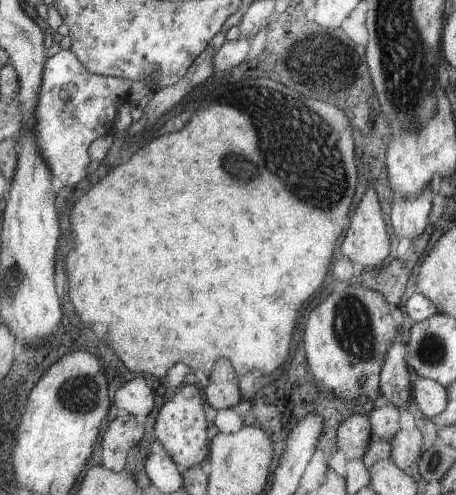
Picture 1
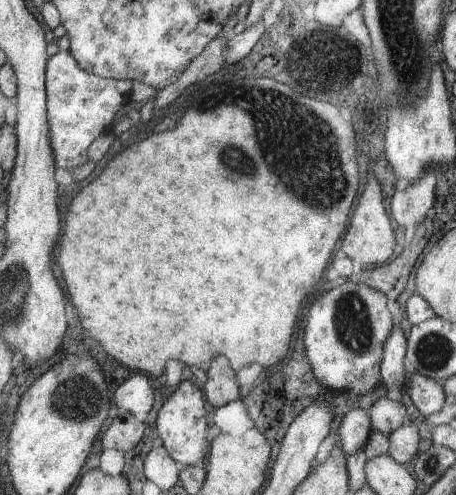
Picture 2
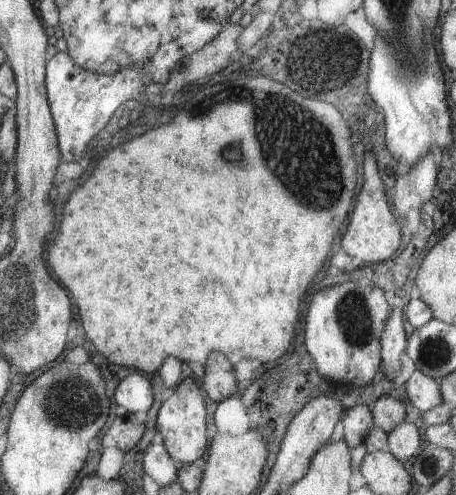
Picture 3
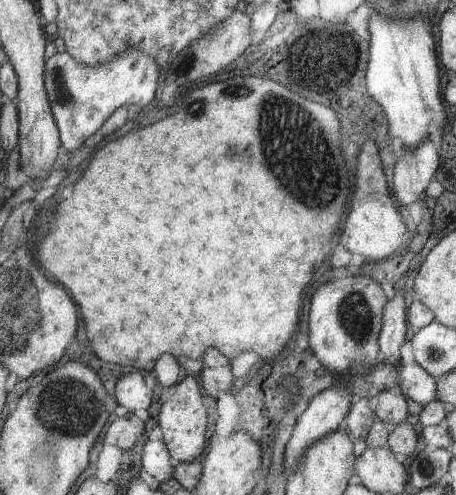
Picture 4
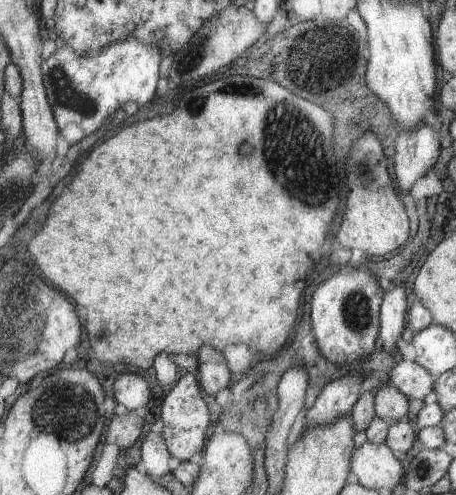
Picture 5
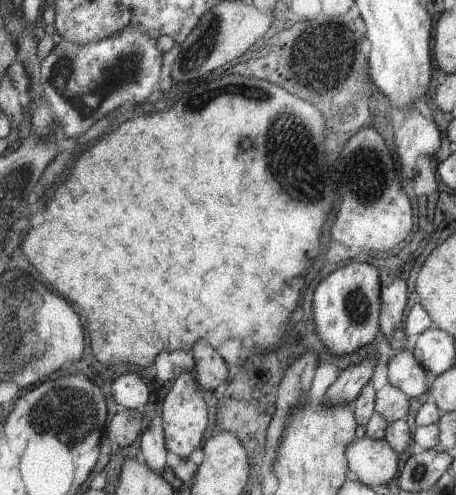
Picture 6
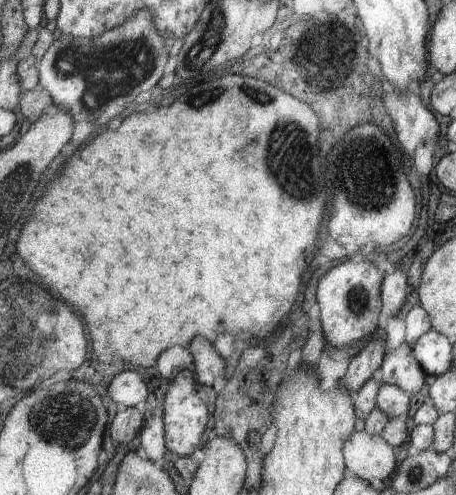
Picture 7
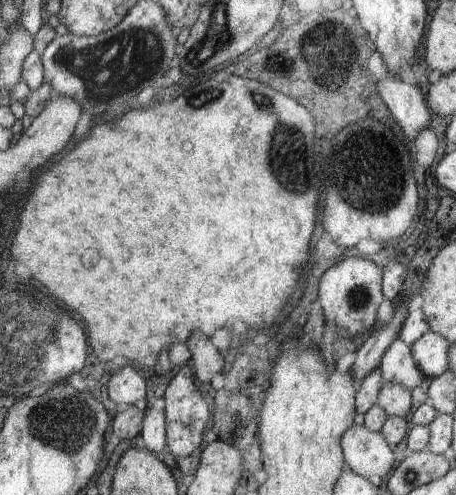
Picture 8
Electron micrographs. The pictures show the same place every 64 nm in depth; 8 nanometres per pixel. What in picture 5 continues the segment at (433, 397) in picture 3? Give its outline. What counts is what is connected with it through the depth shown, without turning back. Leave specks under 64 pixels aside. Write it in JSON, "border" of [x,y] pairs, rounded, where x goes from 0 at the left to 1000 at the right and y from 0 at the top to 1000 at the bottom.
{"border":[[[884,727],[857,747],[857,772],[897,804],[928,808],[945,792],[954,792],[954,760],[923,735]]]}

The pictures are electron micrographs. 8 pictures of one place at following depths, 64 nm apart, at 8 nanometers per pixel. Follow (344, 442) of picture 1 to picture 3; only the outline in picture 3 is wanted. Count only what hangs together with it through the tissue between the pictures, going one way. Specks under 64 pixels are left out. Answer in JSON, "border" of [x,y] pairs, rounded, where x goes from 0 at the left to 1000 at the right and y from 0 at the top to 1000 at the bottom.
{"border":[[[783,816],[774,828],[761,828],[752,861],[757,861],[757,889],[779,909],[792,897],[800,897],[800,885],[822,865],[822,836],[809,824],[809,816]]]}

